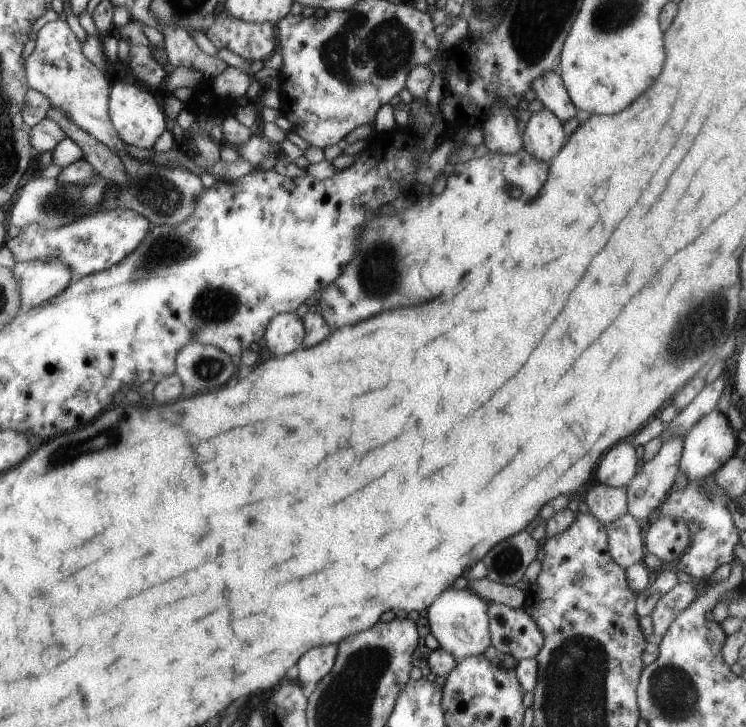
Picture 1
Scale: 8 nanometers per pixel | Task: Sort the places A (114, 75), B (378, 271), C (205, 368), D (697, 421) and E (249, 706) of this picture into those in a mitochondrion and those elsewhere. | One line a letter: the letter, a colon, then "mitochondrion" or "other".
A: other
B: mitochondrion
C: mitochondrion
D: other
E: other

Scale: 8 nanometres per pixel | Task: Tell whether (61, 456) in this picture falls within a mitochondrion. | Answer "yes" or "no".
yes

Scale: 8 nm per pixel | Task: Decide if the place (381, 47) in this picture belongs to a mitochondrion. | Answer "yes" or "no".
yes

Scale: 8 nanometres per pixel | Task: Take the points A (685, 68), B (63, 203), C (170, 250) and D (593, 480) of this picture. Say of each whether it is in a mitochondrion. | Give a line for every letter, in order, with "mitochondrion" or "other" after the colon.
A: other
B: mitochondrion
C: mitochondrion
D: other

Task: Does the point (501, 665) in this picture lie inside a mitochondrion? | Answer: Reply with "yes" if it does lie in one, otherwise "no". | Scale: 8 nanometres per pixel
no

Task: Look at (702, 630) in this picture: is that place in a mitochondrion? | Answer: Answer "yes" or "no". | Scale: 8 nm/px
no

